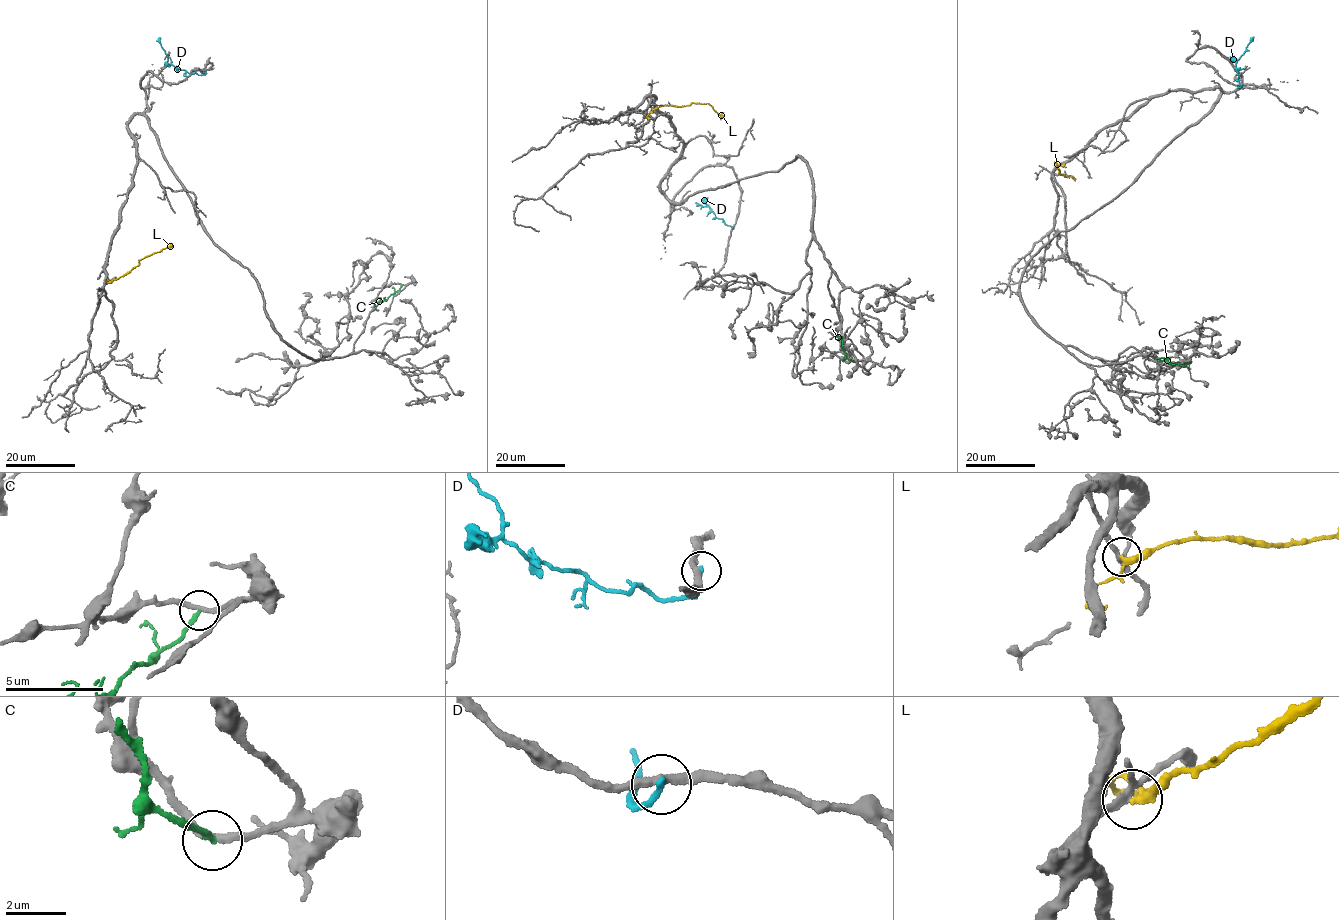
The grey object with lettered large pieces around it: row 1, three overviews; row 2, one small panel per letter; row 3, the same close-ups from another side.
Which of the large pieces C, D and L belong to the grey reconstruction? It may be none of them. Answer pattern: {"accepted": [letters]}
{"accepted": []}

